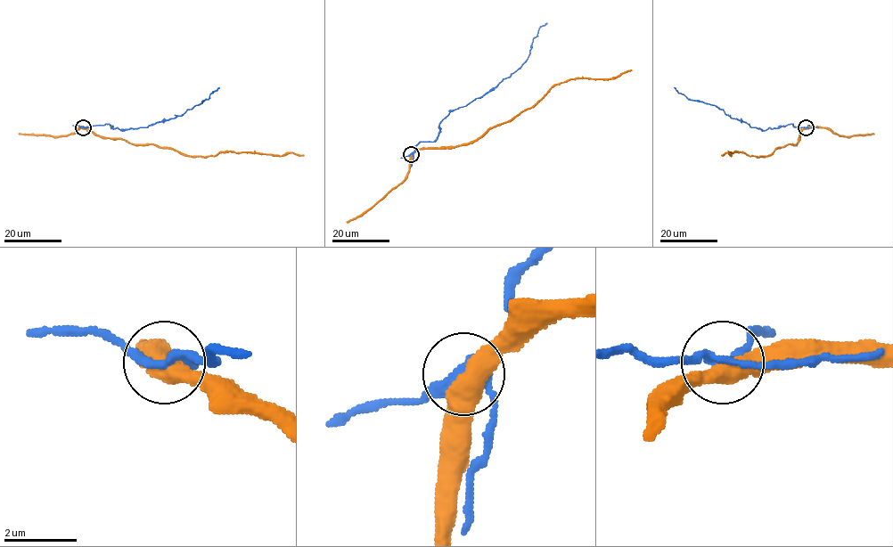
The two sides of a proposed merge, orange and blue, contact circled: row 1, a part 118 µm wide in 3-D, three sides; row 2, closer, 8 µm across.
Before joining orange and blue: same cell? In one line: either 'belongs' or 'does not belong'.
does not belong

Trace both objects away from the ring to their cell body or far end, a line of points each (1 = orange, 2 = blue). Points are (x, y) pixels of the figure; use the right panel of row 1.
1: (806, 127), (796, 144), (776, 149), (770, 155), (750, 156), (735, 151), (721, 156)
2: (806, 127), (790, 124), (763, 130), (752, 127), (715, 105), (690, 100), (674, 87)

